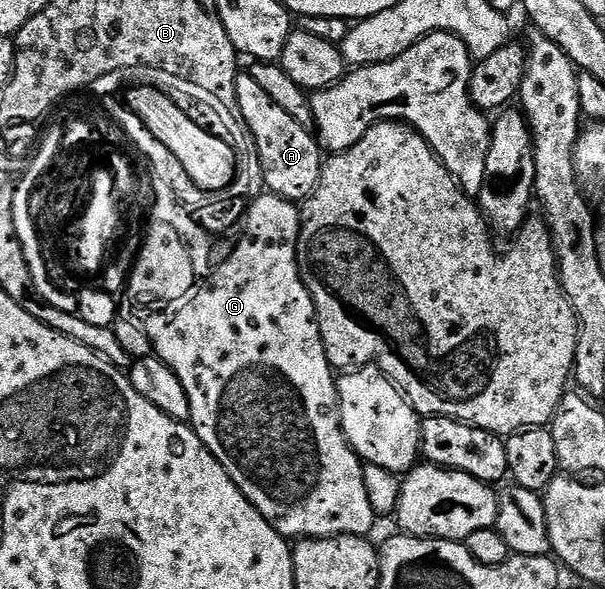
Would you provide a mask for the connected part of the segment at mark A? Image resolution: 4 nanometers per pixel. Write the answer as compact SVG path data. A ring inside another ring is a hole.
M248 74L238 75L235 98L239 106L240 123L249 131L258 150L266 189L284 200L304 202L315 190L321 177L323 149L313 132L303 130L291 114L286 114Z

